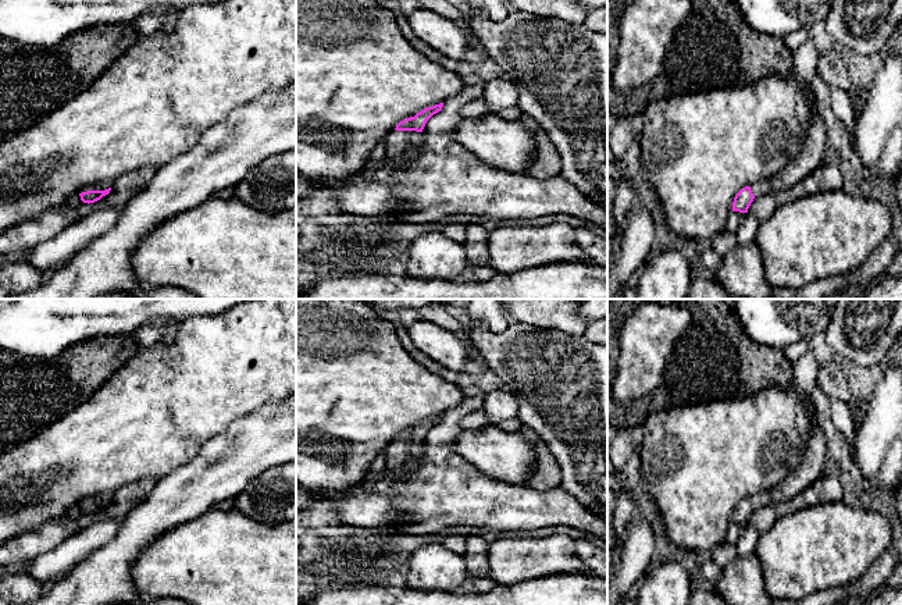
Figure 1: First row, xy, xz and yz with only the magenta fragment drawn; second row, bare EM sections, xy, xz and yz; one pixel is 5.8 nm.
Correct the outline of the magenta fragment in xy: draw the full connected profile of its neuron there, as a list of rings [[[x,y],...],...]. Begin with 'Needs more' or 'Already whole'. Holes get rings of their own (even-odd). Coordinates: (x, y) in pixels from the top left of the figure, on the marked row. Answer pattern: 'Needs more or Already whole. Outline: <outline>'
Needs more. Outline: [[[99,182],[90,186],[81,188],[78,193],[81,196],[81,200],[89,204],[108,195],[111,188],[113,188],[113,182]]]

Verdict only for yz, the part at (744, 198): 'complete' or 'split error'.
split error

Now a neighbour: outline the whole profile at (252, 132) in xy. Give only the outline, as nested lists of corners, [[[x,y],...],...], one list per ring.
[[[296,83],[279,92],[265,92],[235,107],[207,129],[192,149],[157,168],[153,179],[124,206],[115,227],[78,252],[33,291],[10,299],[95,299],[113,292],[133,292],[140,287],[132,271],[132,253],[160,224],[190,210],[215,192],[236,186],[265,159],[296,149]]]

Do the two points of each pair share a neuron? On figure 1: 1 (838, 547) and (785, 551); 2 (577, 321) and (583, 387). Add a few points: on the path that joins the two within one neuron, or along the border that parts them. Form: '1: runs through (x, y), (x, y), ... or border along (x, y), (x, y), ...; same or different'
1: runs through (826, 547), (798, 551); same
2: border along (546, 327), (583, 337); different

